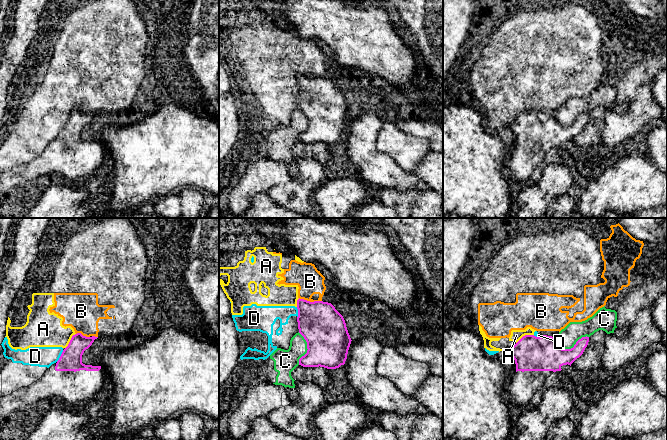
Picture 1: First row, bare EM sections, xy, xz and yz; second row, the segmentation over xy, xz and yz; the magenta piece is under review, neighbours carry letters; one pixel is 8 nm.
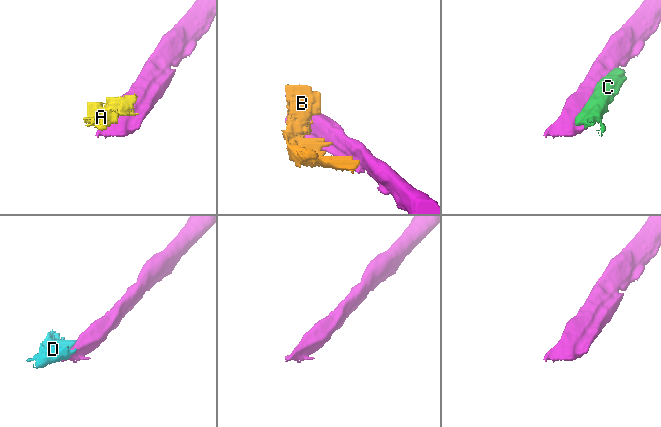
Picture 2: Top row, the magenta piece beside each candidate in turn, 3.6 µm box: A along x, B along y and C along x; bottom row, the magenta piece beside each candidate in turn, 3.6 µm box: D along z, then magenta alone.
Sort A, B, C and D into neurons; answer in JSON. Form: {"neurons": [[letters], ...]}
{"neurons": [["A", "B", "D"], ["C"]]}

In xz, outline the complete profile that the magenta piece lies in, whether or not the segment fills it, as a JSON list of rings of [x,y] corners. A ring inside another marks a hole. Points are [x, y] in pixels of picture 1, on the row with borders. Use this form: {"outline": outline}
{"outline": [[[304,299],[297,300],[298,329],[307,342],[307,353],[299,359],[303,367],[324,367],[336,369],[345,364],[351,338],[343,316],[328,302],[310,302]]]}

